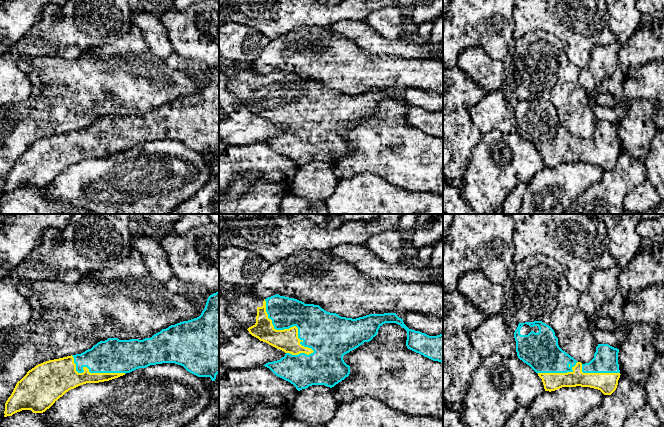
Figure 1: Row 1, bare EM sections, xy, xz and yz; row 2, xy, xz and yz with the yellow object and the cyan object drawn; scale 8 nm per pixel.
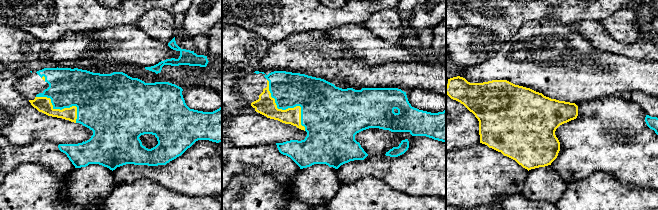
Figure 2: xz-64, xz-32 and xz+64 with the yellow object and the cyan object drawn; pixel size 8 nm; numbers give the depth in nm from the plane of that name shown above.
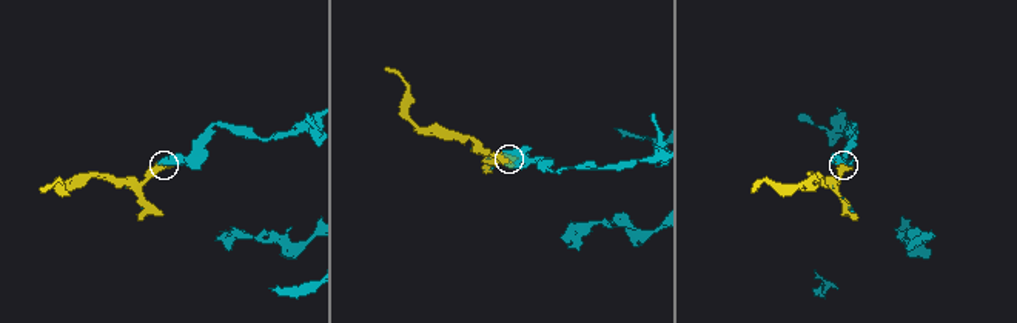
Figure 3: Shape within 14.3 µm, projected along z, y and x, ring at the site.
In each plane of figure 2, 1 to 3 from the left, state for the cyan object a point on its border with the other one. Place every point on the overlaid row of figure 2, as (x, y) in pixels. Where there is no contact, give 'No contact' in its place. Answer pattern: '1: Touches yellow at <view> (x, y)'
1: Touches yellow at xz-64 (62, 109)
2: Touches yellow at xz-32 (286, 109)
3: No contact

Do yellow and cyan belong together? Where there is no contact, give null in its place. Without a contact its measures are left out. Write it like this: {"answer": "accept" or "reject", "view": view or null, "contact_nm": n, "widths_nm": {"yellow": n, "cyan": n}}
{"answer": "accept", "view": "xz", "contact_nm": 600, "widths_nm": {"yellow": 180, "cyan": 320}}

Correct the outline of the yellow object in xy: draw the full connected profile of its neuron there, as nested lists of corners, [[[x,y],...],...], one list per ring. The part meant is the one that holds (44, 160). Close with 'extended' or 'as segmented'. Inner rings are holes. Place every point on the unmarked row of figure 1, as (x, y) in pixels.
[[[219,68],[210,71],[197,94],[171,101],[143,116],[108,114],[81,130],[49,136],[36,141],[17,158],[5,179],[4,193],[22,186],[43,189],[66,168],[86,159],[109,157],[139,144],[175,139],[198,153],[215,157],[219,149]]] | extended

